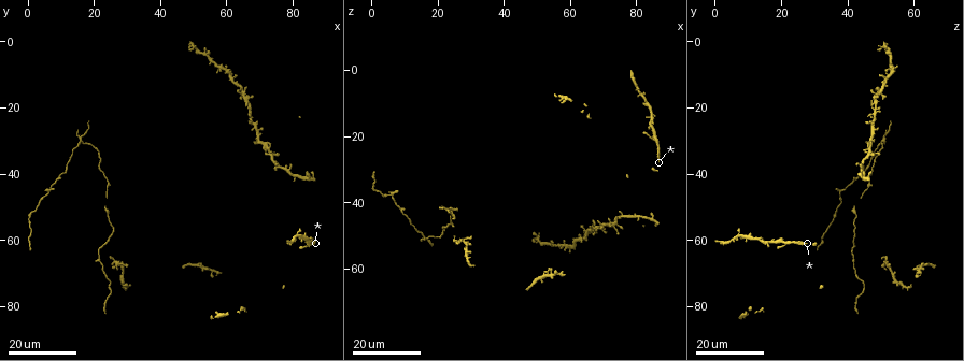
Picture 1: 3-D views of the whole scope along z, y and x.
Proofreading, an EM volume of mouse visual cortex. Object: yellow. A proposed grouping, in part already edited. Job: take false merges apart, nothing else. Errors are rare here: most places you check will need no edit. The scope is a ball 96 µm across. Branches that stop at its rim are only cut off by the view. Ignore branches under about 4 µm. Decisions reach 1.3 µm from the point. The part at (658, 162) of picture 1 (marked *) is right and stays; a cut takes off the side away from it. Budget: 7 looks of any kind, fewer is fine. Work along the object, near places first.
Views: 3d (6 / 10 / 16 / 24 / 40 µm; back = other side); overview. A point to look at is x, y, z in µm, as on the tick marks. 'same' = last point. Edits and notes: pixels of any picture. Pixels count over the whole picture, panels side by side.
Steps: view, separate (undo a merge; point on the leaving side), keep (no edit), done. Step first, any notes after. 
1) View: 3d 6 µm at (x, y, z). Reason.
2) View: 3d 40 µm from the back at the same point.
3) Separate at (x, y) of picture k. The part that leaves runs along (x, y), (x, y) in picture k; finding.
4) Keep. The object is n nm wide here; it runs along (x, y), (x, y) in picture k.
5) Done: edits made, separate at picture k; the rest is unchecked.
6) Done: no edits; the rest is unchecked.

View: 3d 24 µm at (80.5, 40.5, 44.0). Branch point.

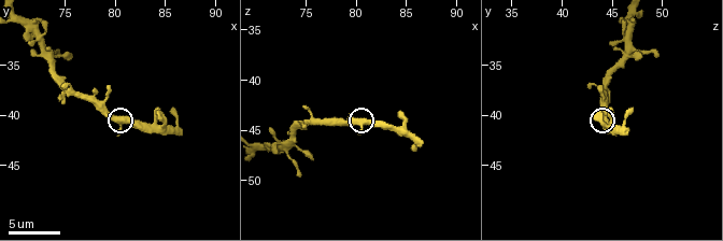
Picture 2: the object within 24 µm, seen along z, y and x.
View: 3d 10 µm at (80.6, 40.8, 44.4).

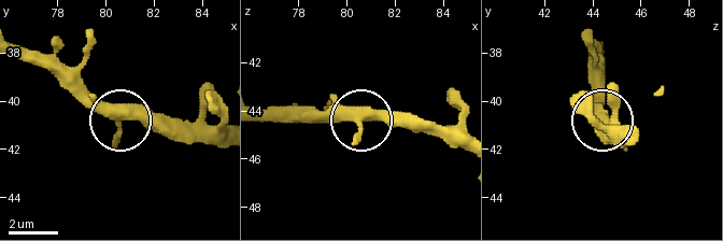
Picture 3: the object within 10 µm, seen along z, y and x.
Keep. Continuous, no second neuron.

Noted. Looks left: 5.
View: 3d 10 µm at (72.4, 32.0, 46.8). Four arms meet.

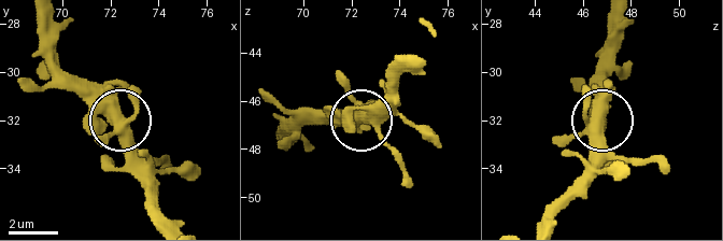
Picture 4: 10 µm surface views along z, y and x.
Keep. The object is 430 nm wide here; one neuron here.

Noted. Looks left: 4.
View: 3d 16 µm at (65.5, 16.0, 49.5).

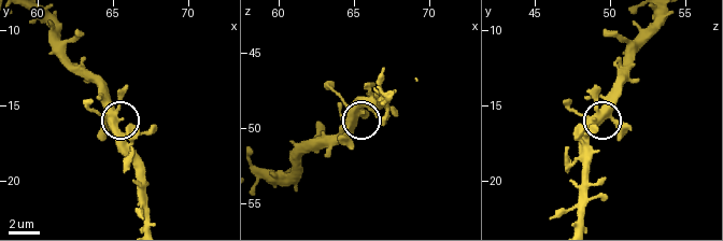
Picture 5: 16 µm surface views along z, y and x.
View: 3d 6 µm at (65.2, 15.6, 49.2).

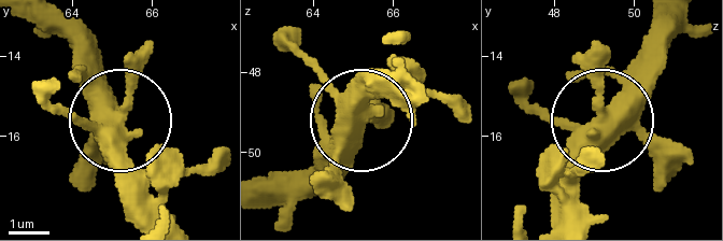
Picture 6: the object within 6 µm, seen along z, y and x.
Keep. 4 arms meet here; all the same neuron.

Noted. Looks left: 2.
Done: no edits; the rest is unchecked.

